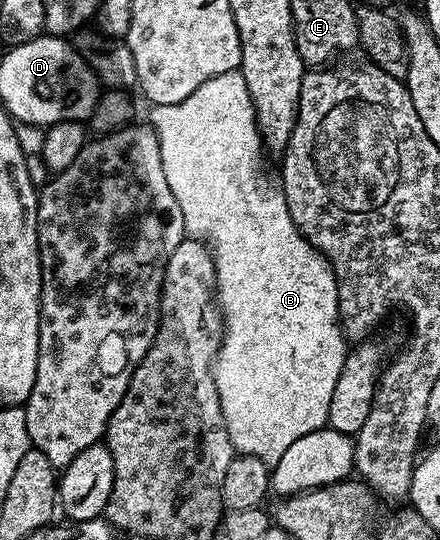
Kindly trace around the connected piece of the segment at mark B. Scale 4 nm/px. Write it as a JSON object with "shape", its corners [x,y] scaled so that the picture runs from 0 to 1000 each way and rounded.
{"shape":[[[548,131],[491,137],[473,144],[464,159],[436,167],[436,174],[418,181],[418,189],[355,193],[339,204],[343,207],[336,230],[359,252],[364,293],[373,300],[373,330],[382,330],[382,344],[391,344],[391,359],[400,359],[400,374],[409,374],[409,396],[418,396],[423,437],[434,444],[457,444],[486,472],[491,554],[505,574],[509,602],[505,639],[495,650],[495,661],[486,667],[486,706],[491,722],[500,730],[500,752],[509,767],[518,811],[532,822],[534,839],[580,844],[598,852],[602,859],[620,863],[627,856],[636,856],[645,833],[655,833],[655,826],[664,826],[673,811],[691,811],[691,804],[743,791],[745,785],[745,752],[755,744],[755,722],[764,722],[764,700],[773,700],[773,685],[791,657],[791,631],[777,611],[777,594],[768,589],[768,524],[759,496],[673,419],[639,346],[625,335],[620,341],[595,320],[595,281],[600,283],[595,246],[586,241],[577,183],[564,174],[564,152],[555,152]]]}

